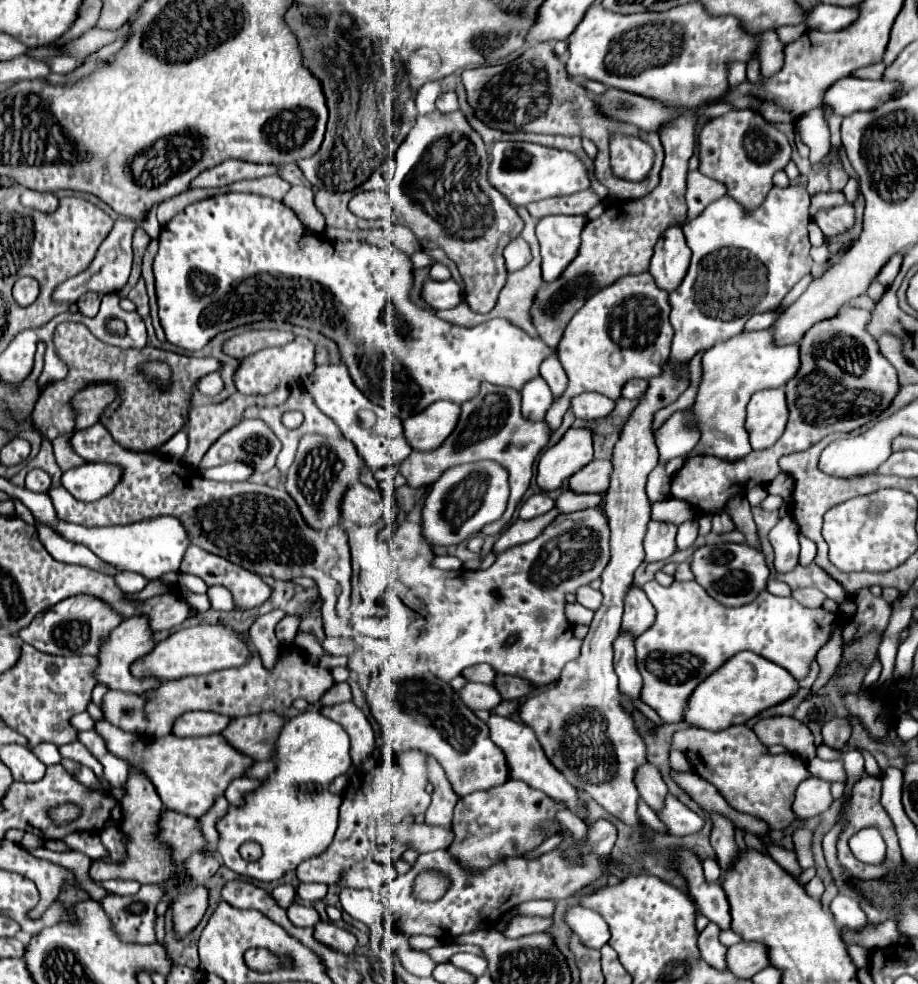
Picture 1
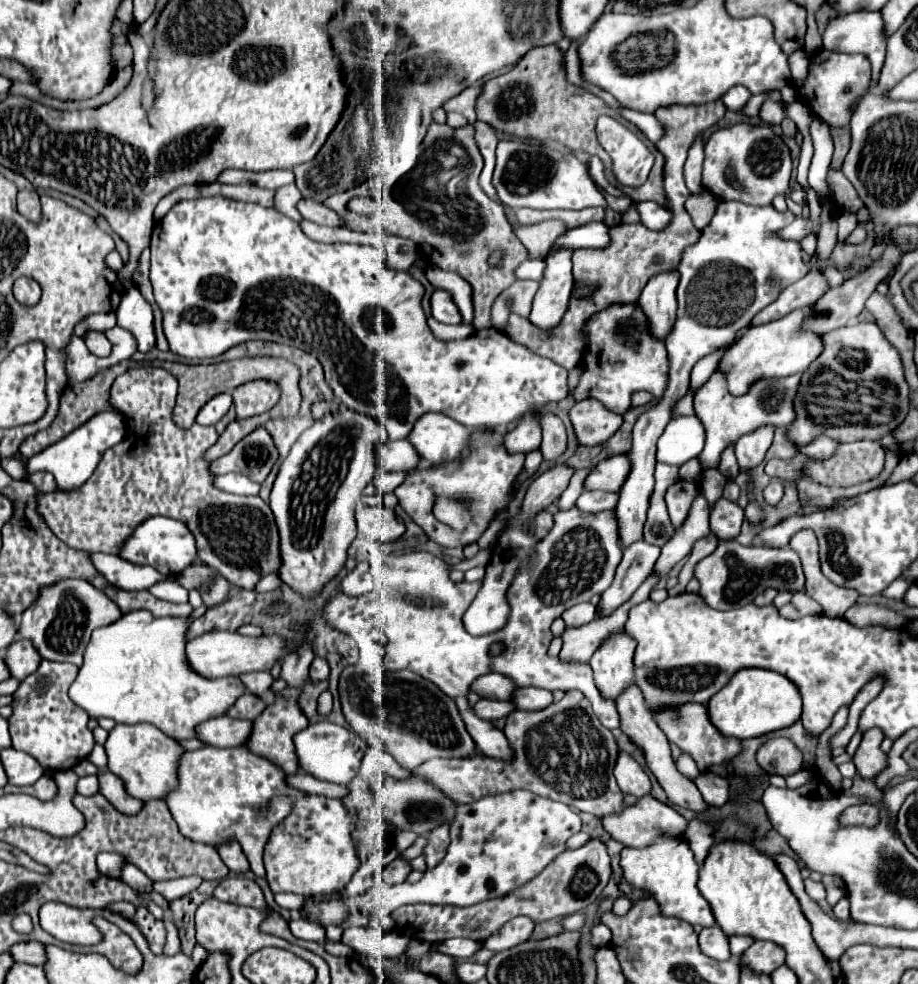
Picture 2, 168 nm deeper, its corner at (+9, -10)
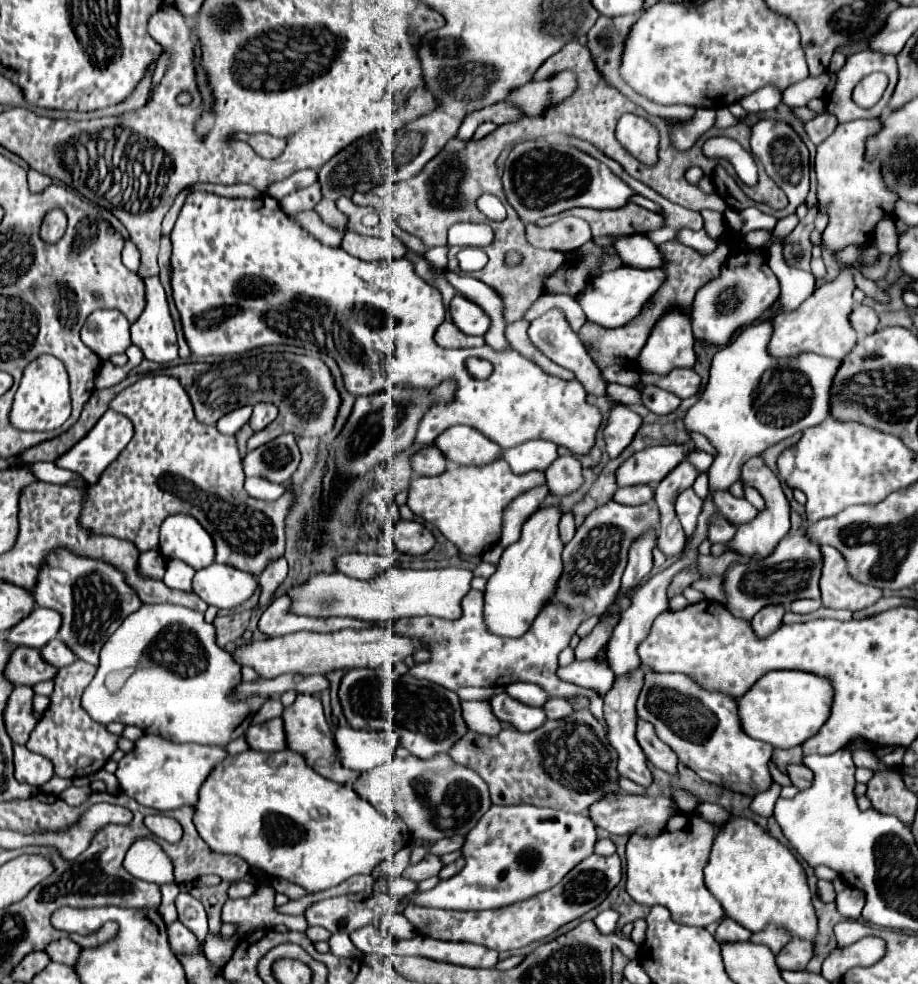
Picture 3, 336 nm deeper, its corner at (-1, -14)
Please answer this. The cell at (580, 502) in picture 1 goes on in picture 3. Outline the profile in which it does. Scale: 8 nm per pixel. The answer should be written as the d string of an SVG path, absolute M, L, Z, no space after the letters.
M629 486L629 488L619 488L613 494L613 502L625 504L625 506L639 506L639 504L649 504L653 500L653 488L651 486Z

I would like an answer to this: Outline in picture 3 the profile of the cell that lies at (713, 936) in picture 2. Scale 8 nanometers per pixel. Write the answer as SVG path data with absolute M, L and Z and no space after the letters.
M725 918L719 928L717 928L717 934L715 934L715 940L719 944L729 944L729 942L747 942L751 936L749 930L745 930L743 926L739 926L735 920L731 918Z

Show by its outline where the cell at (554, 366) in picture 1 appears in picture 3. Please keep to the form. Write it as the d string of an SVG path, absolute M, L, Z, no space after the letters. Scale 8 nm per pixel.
M561 454L557 460L545 470L547 476L547 486L553 494L569 494L577 490L583 482L581 476L581 462L577 460L575 454Z

